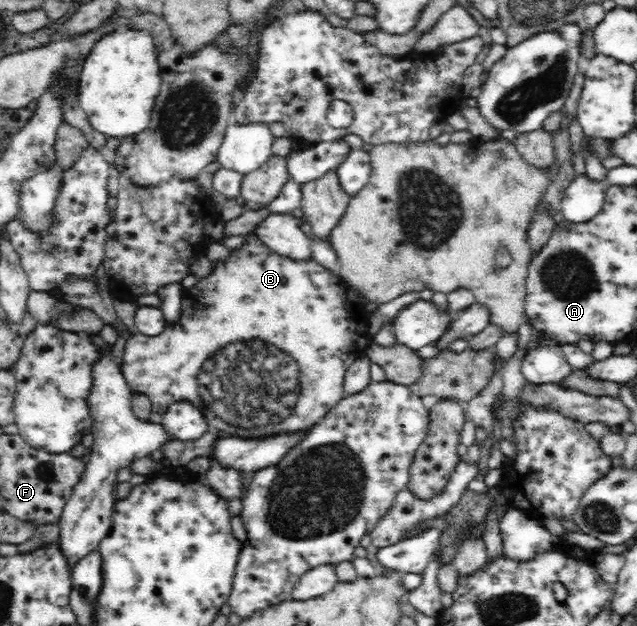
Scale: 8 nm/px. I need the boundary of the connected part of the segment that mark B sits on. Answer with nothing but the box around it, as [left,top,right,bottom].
[122,232,373,438]

